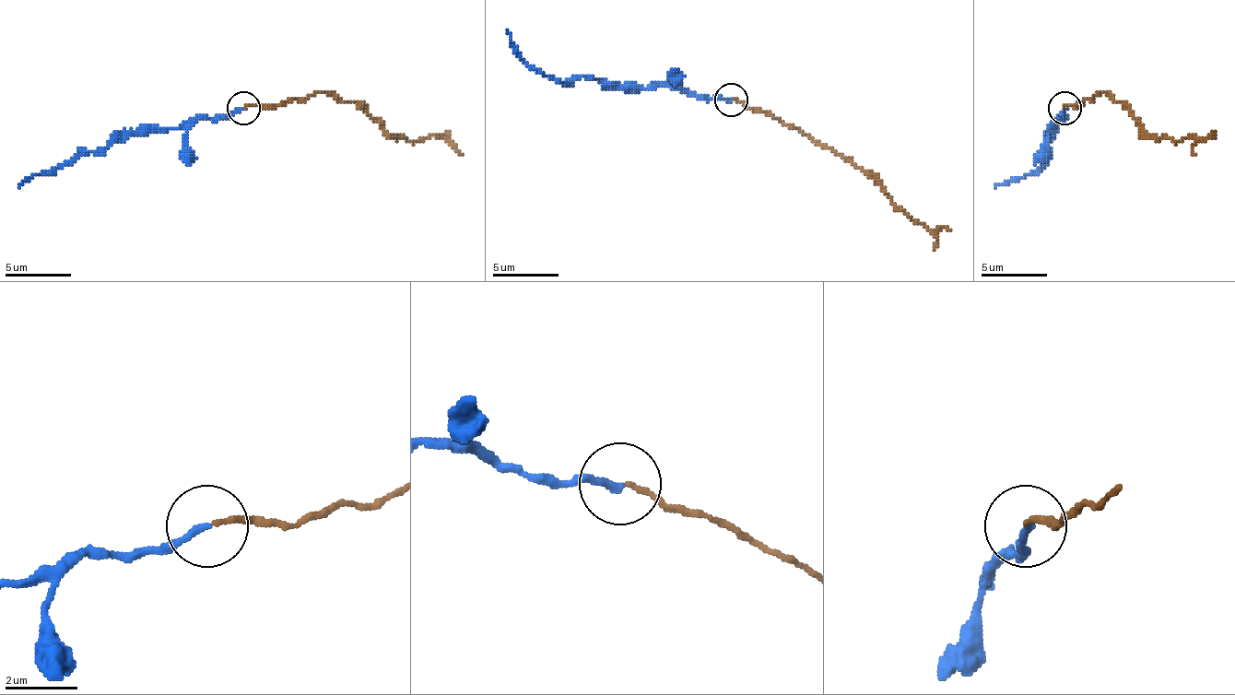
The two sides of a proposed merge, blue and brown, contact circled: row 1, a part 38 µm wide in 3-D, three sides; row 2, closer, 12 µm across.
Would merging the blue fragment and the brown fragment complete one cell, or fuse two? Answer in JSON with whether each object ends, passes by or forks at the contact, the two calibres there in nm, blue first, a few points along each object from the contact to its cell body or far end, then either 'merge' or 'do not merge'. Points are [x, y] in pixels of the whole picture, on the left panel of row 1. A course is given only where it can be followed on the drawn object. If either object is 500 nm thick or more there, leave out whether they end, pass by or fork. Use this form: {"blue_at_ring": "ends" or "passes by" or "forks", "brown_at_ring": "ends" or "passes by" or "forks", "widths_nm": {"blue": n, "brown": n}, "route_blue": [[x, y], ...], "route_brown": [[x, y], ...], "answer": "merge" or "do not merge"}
{"blue_at_ring": "ends", "brown_at_ring": "ends", "widths_nm": {"blue": 190, "brown": 120}, "route_blue": [[242, 109], [200, 118], [180, 128], [117, 135], [94, 151], [71, 158], [18, 187]], "route_brown": [[245, 109], [282, 105], [331, 92], [360, 105], [394, 138], [423, 141], [440, 135], [463, 155]], "answer": "do not merge"}

